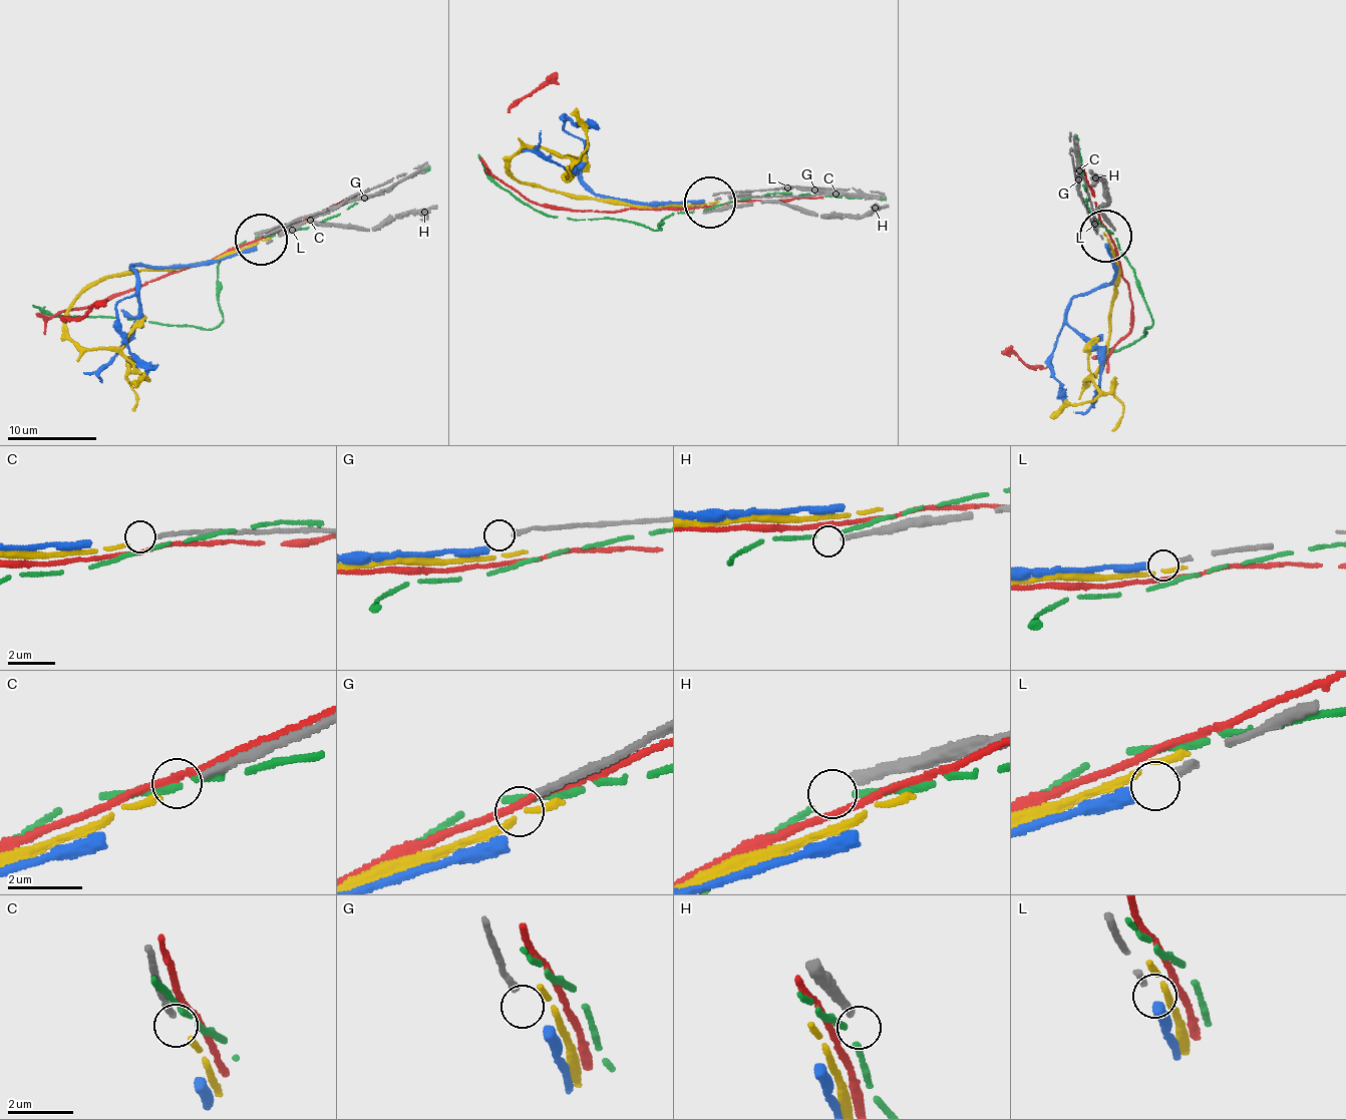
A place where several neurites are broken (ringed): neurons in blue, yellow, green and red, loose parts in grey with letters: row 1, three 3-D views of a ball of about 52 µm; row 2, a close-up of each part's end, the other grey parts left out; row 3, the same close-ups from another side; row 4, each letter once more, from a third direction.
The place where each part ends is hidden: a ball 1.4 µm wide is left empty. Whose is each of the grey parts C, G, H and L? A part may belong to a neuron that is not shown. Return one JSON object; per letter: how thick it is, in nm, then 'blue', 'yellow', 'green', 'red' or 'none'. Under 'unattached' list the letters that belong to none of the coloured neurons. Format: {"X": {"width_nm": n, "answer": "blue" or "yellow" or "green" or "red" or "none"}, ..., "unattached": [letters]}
{"C": {"width_nm": 190, "answer": "yellow"}, "G": {"width_nm": 200, "answer": "none"}, "H": {"width_nm": 240, "answer": "none"}, "L": {"width_nm": 170, "answer": "blue"}, "unattached": ["G", "H"]}

